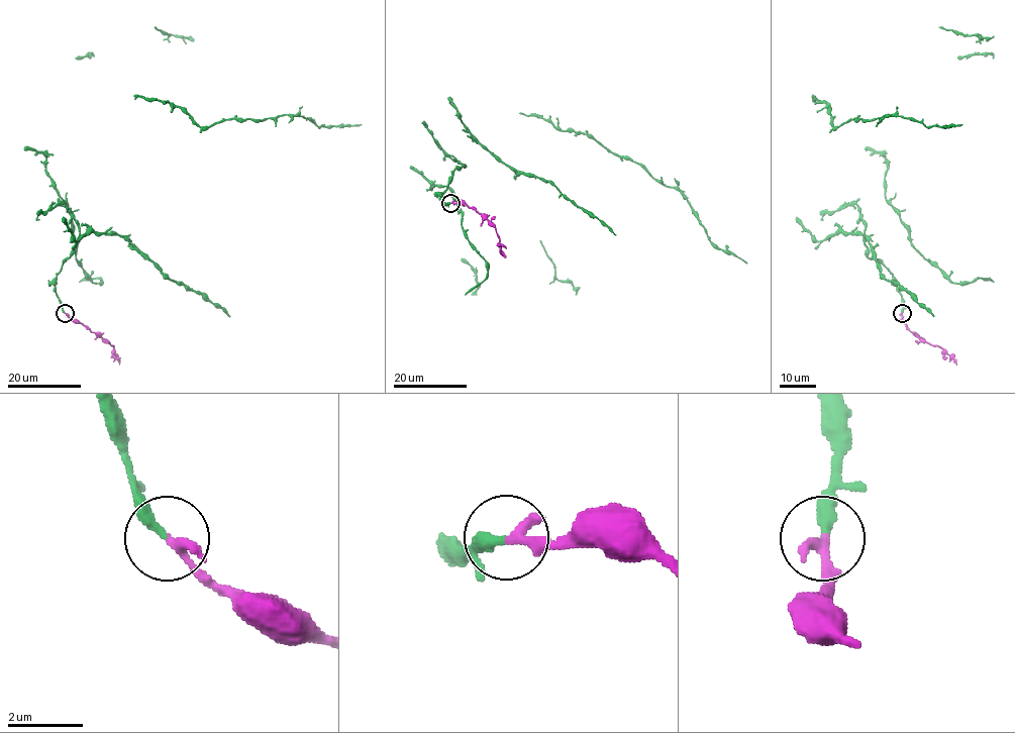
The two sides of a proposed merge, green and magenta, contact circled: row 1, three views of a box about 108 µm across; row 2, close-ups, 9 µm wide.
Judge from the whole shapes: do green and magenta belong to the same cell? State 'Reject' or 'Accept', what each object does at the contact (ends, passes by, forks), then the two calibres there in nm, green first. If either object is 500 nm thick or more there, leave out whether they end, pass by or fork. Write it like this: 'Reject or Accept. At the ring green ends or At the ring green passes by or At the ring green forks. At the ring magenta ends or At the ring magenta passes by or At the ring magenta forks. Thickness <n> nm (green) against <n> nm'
Accept. At the ring green ends. At the ring magenta passes by. Thickness 280 nm (green) against 200 nm

